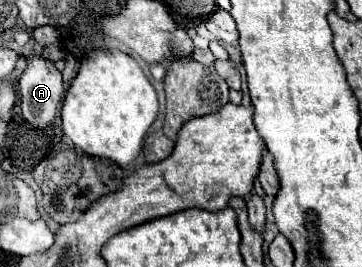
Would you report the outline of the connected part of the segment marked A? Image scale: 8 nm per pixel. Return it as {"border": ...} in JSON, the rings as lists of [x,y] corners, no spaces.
{"border":[[[26,54],[26,68],[18,90],[22,116],[34,128],[52,124],[62,106],[66,92],[62,80],[58,78],[62,78],[62,74],[56,70],[54,62],[38,54]]]}

